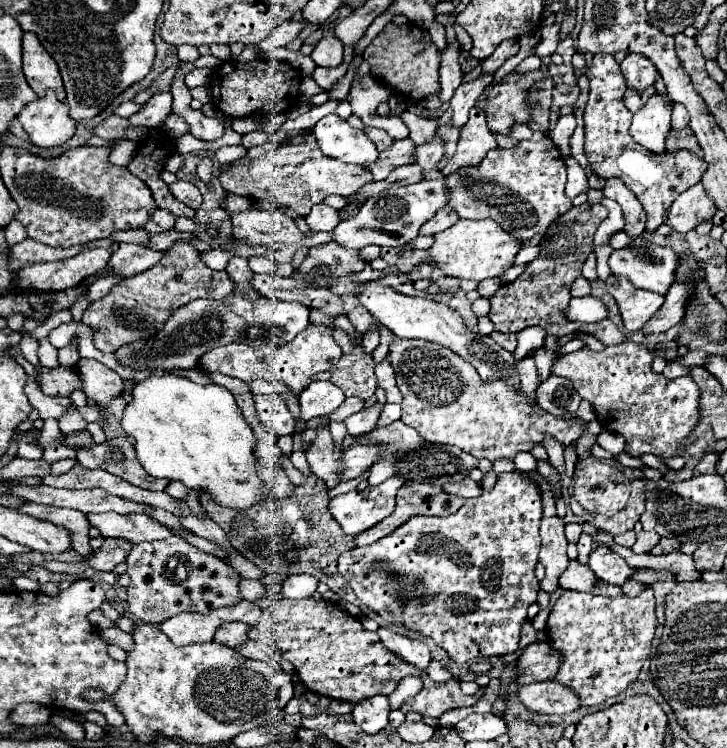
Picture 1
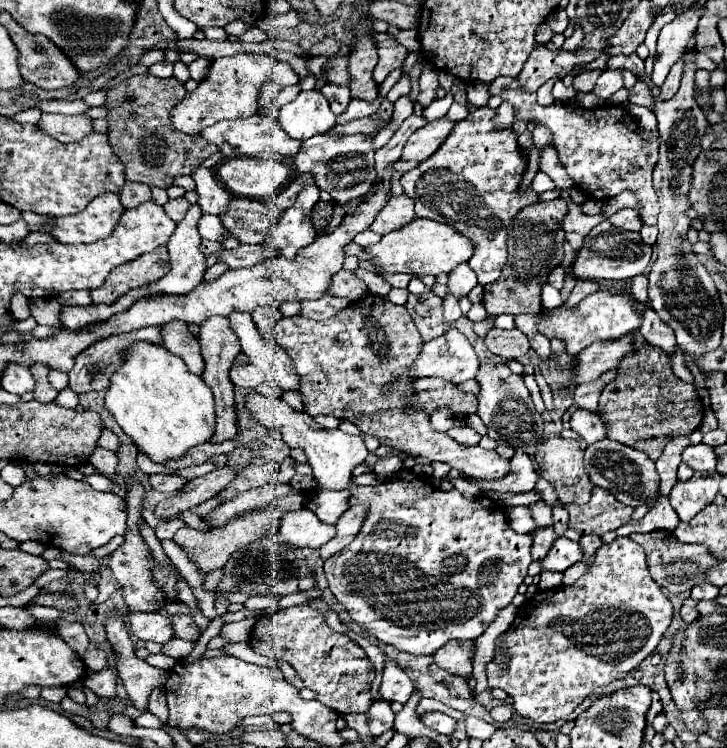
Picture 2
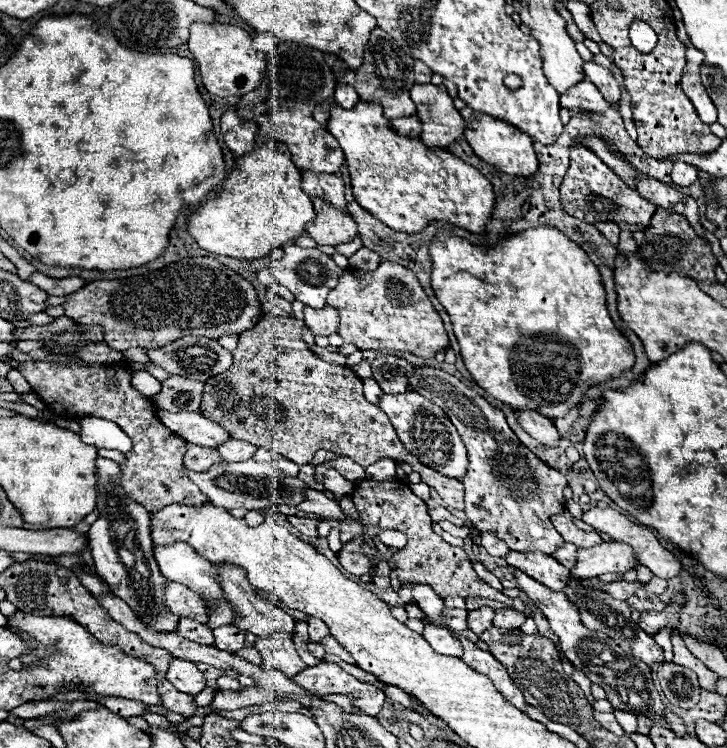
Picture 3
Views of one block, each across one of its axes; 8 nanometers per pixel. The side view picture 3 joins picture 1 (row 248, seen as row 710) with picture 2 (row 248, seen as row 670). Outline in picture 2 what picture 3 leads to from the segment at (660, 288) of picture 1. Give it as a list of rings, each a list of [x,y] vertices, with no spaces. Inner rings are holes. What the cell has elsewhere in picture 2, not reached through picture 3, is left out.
[[[608,220],[600,222],[584,240],[582,250],[576,256],[576,262],[572,266],[572,272],[576,278],[586,280],[630,280],[638,274],[644,274],[646,266],[650,264],[652,248],[640,240],[640,232],[626,232],[614,228]]]

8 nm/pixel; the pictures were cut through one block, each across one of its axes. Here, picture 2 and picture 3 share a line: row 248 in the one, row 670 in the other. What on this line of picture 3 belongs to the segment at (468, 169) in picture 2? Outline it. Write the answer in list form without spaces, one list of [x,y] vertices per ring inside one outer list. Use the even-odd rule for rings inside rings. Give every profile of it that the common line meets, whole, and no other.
[[[460,638],[460,642],[462,642],[462,646],[464,646],[464,658],[462,658],[462,660],[464,660],[472,670],[476,670],[476,672],[480,672],[480,674],[486,674],[486,676],[494,682],[494,686],[498,688],[498,692],[500,692],[510,704],[516,704],[518,708],[528,706],[528,704],[524,702],[522,692],[516,688],[516,684],[514,684],[512,678],[508,676],[506,668],[504,668],[490,652],[484,652],[484,650],[476,648],[476,646],[474,646],[470,640],[466,640],[466,638]]]

